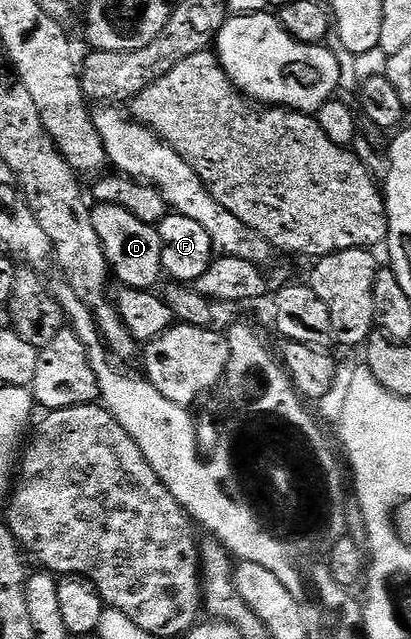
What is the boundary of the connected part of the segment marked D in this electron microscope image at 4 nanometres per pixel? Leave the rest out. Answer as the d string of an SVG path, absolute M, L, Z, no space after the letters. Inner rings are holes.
M97 203L93 207L93 224L95 233L99 233L101 238L105 256L109 258L112 270L115 272L116 282L118 279L119 282L125 283L121 285L135 291L156 288L156 283L163 279L163 245L156 226L152 223L145 223L128 208L111 203Z

